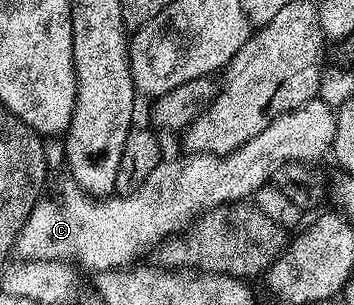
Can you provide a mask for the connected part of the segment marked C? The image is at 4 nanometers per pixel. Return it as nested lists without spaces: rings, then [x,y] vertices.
[[[315,98],[300,106],[294,112],[280,114],[268,126],[268,130],[260,130],[256,138],[252,138],[238,148],[235,152],[229,152],[227,156],[209,156],[206,153],[182,154],[179,160],[163,159],[161,164],[148,174],[148,182],[144,182],[135,190],[125,194],[114,194],[109,198],[99,198],[77,186],[69,186],[55,200],[43,198],[32,210],[32,214],[24,222],[24,226],[18,235],[16,245],[19,257],[34,257],[40,260],[60,260],[63,262],[75,262],[86,268],[91,268],[94,274],[122,270],[133,265],[137,256],[142,256],[151,251],[152,246],[157,246],[163,240],[183,228],[189,228],[198,217],[204,213],[218,208],[221,204],[232,204],[235,200],[245,200],[253,197],[273,177],[274,171],[293,160],[303,162],[318,162],[322,155],[329,153],[334,146],[334,139],[338,130],[338,113],[332,107]]]

